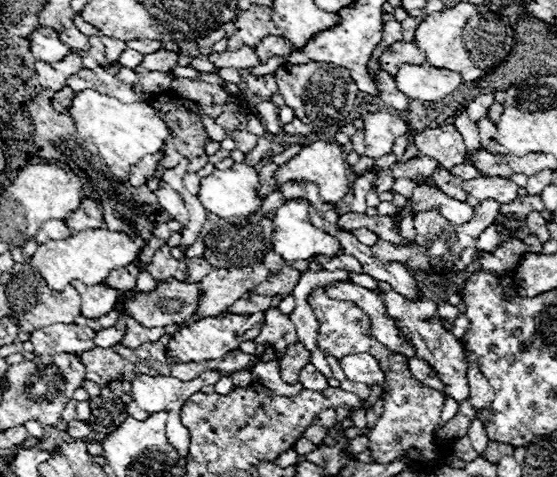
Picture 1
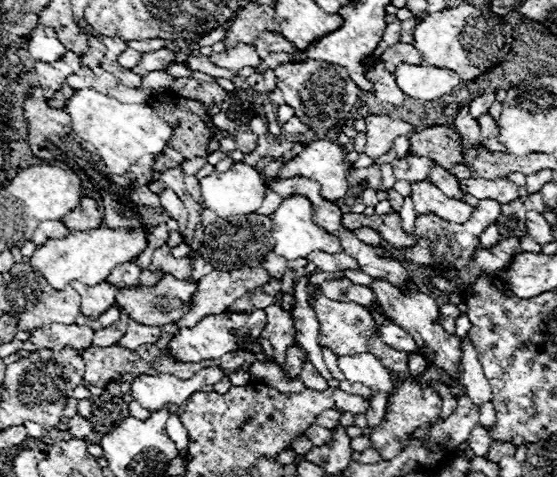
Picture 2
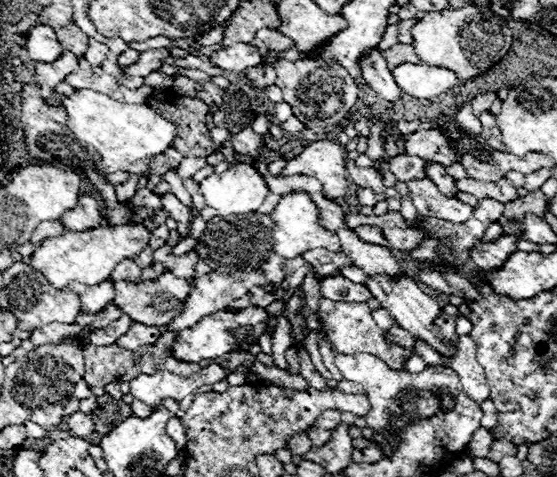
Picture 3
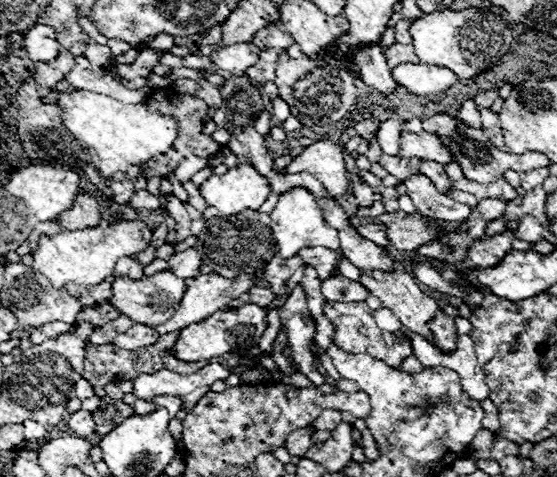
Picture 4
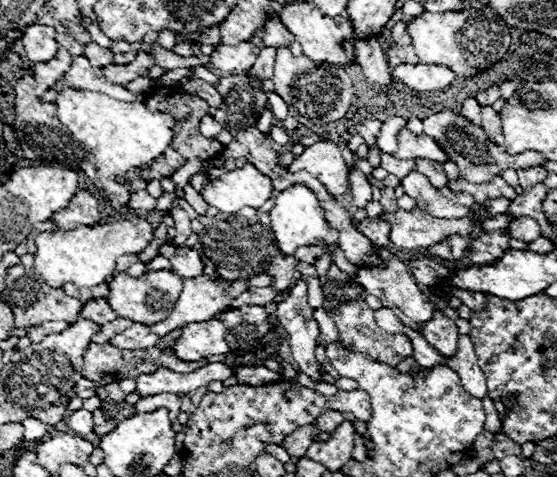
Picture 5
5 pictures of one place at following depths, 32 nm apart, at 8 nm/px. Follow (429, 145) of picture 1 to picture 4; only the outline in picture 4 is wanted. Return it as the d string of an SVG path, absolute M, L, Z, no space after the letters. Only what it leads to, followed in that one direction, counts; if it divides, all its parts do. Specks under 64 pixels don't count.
M402 132L400 134L400 154L398 156L406 156L406 158L422 158L422 160L432 160L432 162L440 162L442 166L454 162L450 150L444 146L442 138L436 134L428 134L428 132Z

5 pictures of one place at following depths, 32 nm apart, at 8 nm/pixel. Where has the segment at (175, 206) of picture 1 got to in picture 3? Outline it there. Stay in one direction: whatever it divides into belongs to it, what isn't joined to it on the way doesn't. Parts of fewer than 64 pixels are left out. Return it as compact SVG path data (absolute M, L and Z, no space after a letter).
M172 192L162 194L160 200L162 200L162 208L170 214L170 218L174 218L178 222L178 234L180 234L180 238L186 238L188 236L188 222L190 222L188 208Z

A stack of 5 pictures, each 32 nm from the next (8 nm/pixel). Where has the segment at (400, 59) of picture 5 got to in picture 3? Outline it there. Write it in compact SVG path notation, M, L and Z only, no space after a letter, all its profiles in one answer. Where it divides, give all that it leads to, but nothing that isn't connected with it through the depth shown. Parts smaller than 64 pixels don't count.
M394 44L392 48L384 50L382 52L384 58L386 58L386 64L388 64L388 70L394 70L396 66L404 64L404 62L410 62L410 64L420 64L420 58L414 50L412 44Z

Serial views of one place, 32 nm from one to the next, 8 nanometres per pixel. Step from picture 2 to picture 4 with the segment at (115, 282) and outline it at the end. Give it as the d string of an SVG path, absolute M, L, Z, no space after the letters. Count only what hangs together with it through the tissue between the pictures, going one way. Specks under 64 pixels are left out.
M120 258L120 262L116 262L116 270L112 274L114 278L120 278L120 276L128 276L132 280L138 280L142 276L142 266L132 260L132 258Z

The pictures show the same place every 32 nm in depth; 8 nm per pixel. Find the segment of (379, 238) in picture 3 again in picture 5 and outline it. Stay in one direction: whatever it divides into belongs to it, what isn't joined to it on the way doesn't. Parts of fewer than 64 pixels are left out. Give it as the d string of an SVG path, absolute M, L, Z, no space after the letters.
M372 218L372 224L358 224L356 228L368 238L372 240L376 246L390 246L390 238L388 238L388 224L384 224L384 220L380 218Z

